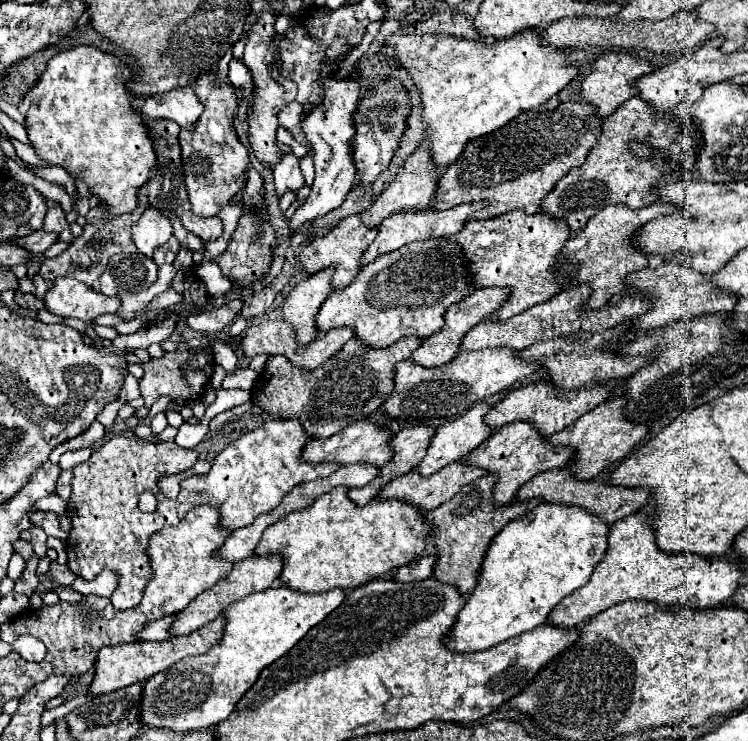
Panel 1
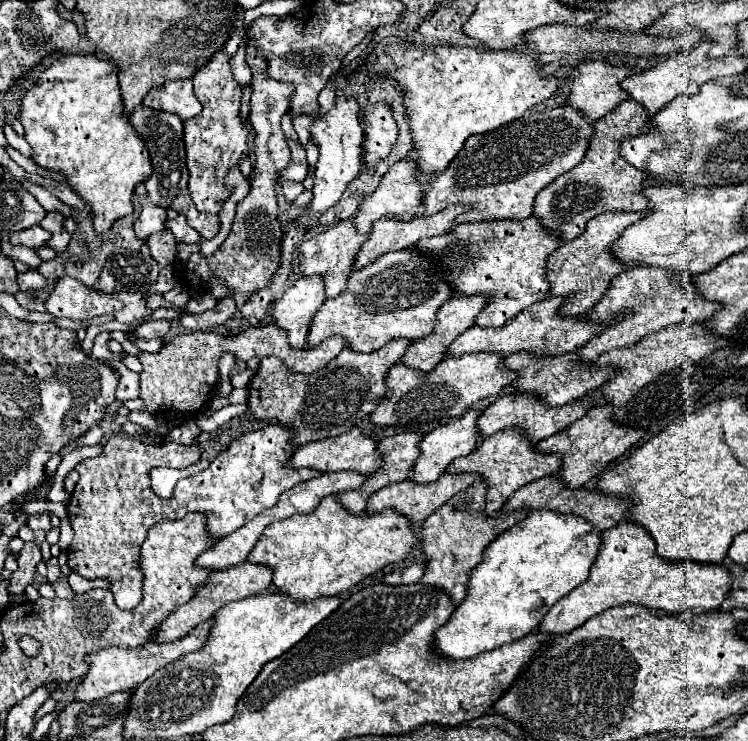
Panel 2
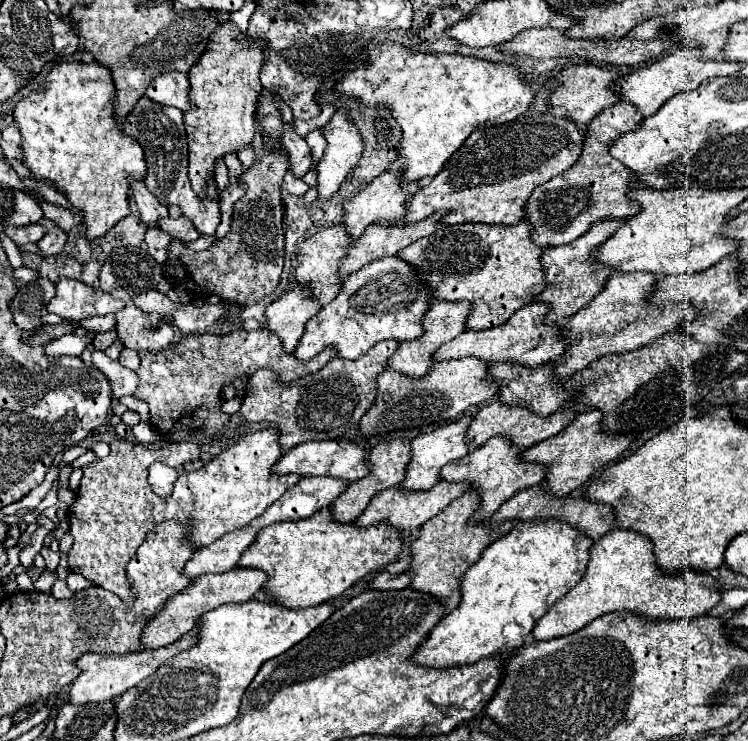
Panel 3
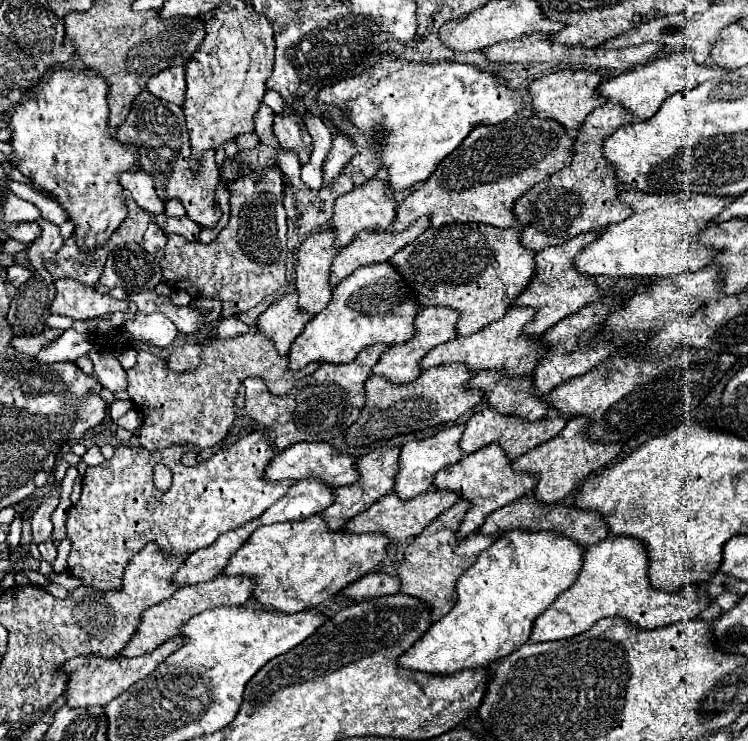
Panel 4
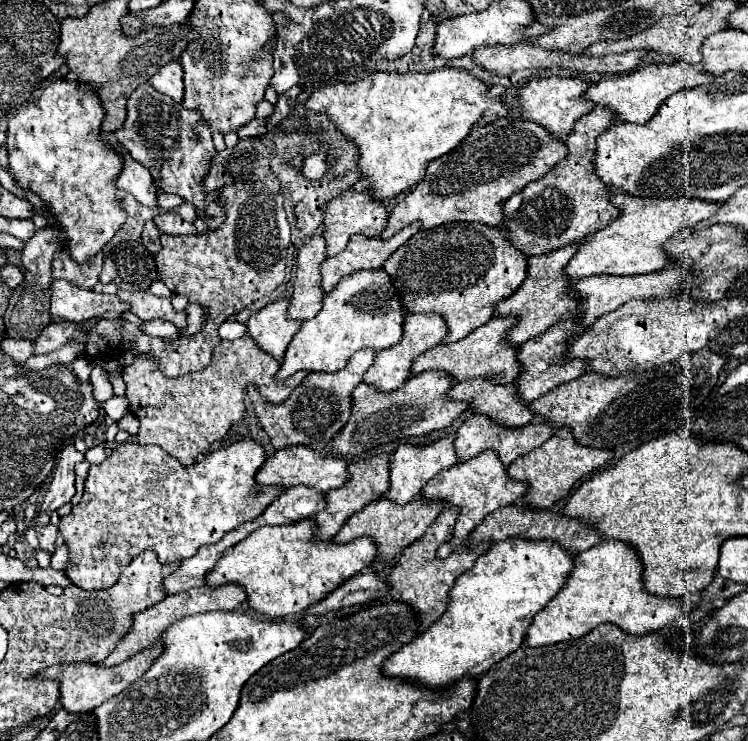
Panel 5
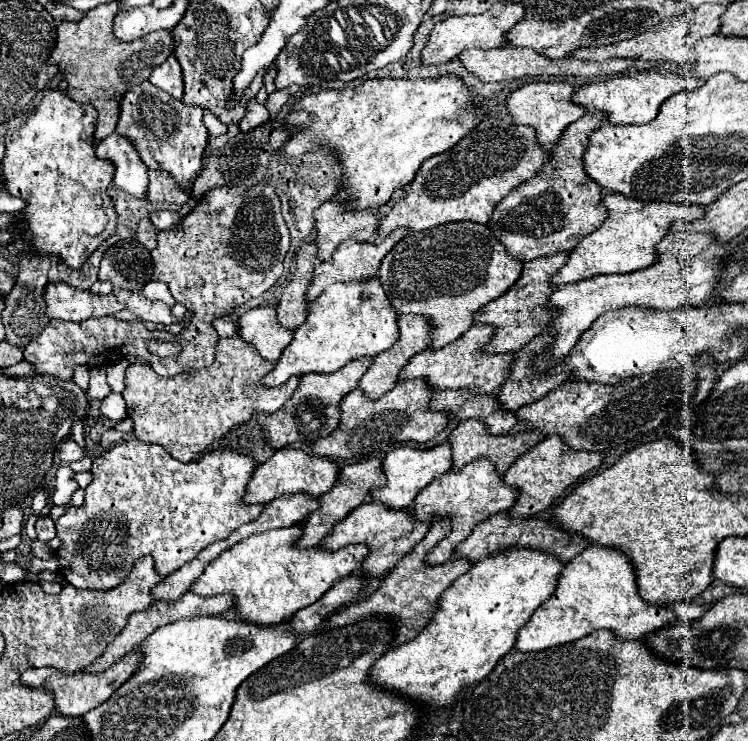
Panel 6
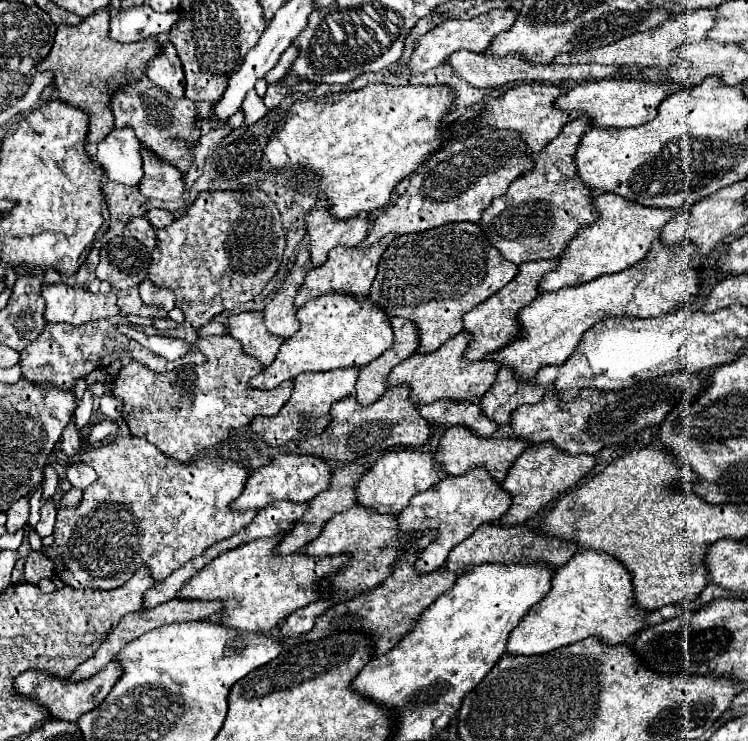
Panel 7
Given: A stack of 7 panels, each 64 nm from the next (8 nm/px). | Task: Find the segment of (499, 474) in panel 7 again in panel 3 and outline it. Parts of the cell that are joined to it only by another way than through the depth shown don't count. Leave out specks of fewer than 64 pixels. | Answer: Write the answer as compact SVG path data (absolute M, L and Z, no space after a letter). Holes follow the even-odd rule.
M492 402L474 416L474 420L470 424L470 430L468 430L468 440L466 442L470 444L470 448L476 448L476 446L482 446L492 436L506 436L516 446L520 446L522 450L528 450L530 446L534 446L534 444L538 444L538 442L542 442L546 438L556 436L560 430L564 430L576 418L576 414L578 414L578 408L566 408L566 410L552 412L552 414L548 414L544 418L544 416L534 414L530 408L524 408L524 406Z

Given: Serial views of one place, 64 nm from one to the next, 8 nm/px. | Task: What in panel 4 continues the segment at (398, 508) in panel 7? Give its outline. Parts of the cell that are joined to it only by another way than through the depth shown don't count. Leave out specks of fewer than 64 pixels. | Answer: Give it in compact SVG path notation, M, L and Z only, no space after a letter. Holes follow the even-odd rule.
M456 424L456 426L446 426L444 430L440 430L438 434L434 434L432 438L424 438L424 440L412 440L412 442L406 442L404 448L402 448L402 454L400 454L400 472L396 474L396 486L394 486L394 492L408 500L408 498L414 498L422 492L428 492L432 488L432 480L436 476L436 472L440 468L446 468L454 462L458 462L464 452L460 448L460 436L464 432L464 424Z

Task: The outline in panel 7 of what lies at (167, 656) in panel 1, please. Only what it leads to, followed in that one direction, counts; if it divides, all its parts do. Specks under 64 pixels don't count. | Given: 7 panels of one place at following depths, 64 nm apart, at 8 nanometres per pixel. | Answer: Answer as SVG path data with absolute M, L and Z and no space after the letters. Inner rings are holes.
M110 662L106 668L102 668L96 676L88 678L88 680L80 680L80 682L70 682L68 678L56 678L48 672L40 672L40 670L30 670L30 672L22 672L16 680L14 680L14 688L16 692L24 694L24 696L34 696L38 698L38 702L42 706L46 706L50 710L50 716L56 720L70 720L76 722L82 714L90 712L92 708L96 708L98 704L102 704L102 700L108 696L110 688L116 684L116 680L120 680L122 672L120 672L120 664Z

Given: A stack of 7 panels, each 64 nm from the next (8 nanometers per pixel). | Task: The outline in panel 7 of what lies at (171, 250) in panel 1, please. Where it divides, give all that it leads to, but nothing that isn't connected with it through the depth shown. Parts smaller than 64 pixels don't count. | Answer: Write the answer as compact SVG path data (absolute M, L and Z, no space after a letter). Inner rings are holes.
M132 218L126 232L134 236L138 242L142 242L146 248L156 246L156 230L152 228L152 224L148 224L146 218Z

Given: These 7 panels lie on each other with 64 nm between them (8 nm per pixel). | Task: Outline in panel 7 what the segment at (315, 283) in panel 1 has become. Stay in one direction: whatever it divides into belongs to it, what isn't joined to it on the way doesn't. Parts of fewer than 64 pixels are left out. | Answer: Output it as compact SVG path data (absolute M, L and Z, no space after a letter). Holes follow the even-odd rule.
M252 310L252 312L242 312L236 316L230 316L228 320L228 334L236 340L242 342L244 350L258 358L262 364L270 366L272 360L276 358L276 352L280 350L280 336L272 336L264 328L264 312L262 310Z

